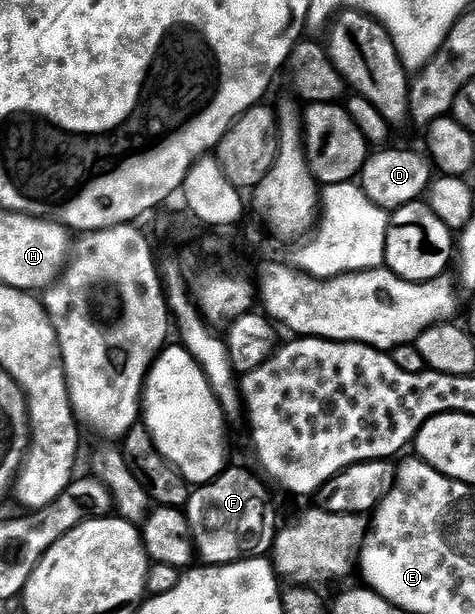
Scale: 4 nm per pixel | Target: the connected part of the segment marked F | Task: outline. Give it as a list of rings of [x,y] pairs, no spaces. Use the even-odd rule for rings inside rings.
[[[225,468],[212,481],[191,490],[186,506],[192,538],[196,543],[198,557],[204,565],[229,565],[244,561],[247,557],[262,557],[271,554],[272,544],[276,541],[278,524],[268,489],[248,469]]]

